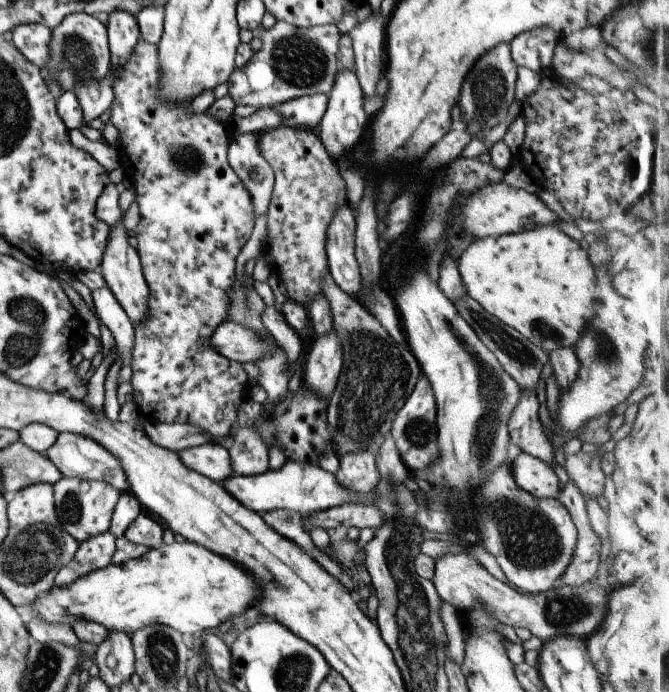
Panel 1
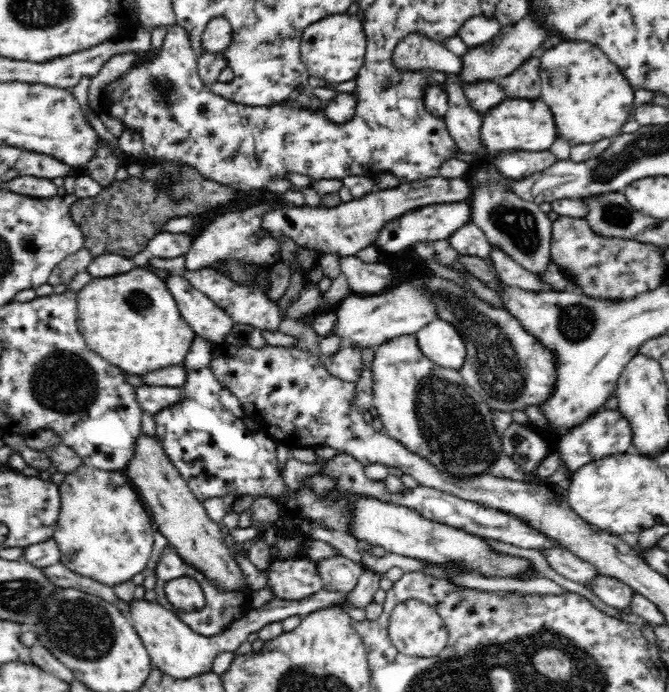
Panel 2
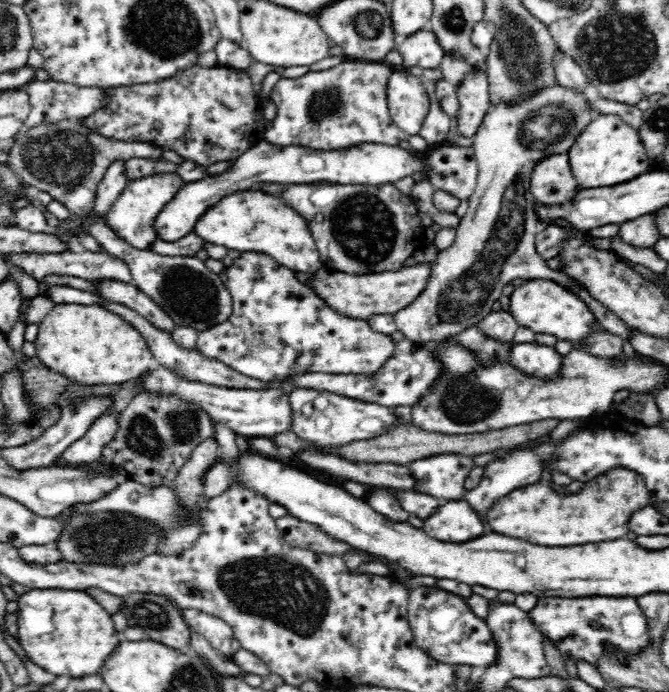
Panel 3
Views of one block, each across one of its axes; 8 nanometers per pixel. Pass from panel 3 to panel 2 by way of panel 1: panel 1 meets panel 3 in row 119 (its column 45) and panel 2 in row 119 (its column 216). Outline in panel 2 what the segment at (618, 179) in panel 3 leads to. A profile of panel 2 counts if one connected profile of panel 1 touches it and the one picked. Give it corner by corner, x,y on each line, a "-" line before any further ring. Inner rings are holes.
561,41
539,55
541,66
541,96
554,114
558,132
564,139
580,144
592,144
617,136
632,110
634,91
622,71
588,42

